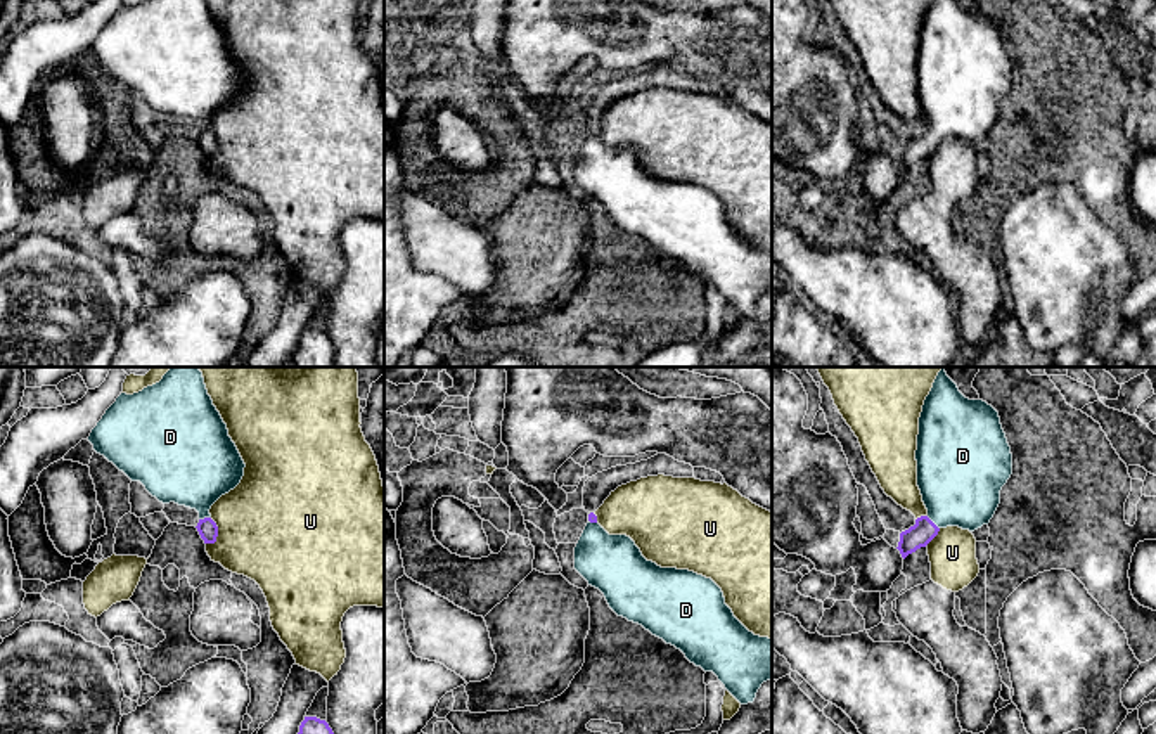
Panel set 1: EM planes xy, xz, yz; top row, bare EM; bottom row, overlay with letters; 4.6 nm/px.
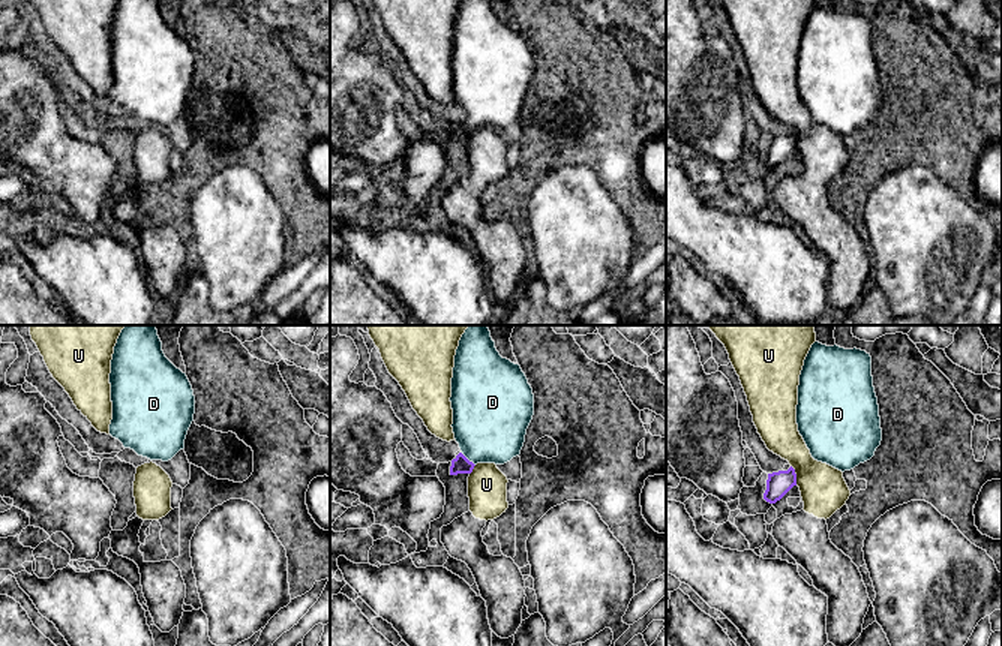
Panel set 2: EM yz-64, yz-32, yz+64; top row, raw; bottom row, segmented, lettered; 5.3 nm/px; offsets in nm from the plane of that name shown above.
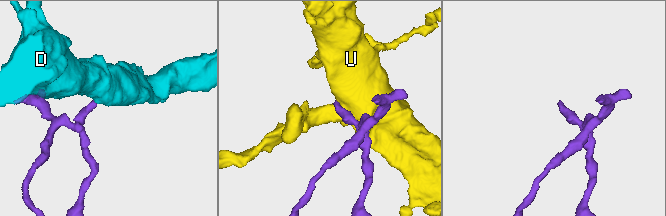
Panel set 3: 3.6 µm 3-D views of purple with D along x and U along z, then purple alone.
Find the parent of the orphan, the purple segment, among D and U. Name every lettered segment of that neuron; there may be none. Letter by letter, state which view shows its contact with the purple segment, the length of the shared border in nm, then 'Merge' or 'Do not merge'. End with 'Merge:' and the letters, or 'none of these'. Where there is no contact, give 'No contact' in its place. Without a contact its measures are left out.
D: Touches purple in yz. Shared border 90 nm. Merge
U: Touches purple in xy. Shared border 130 nm. Do not merge
Merge: D

